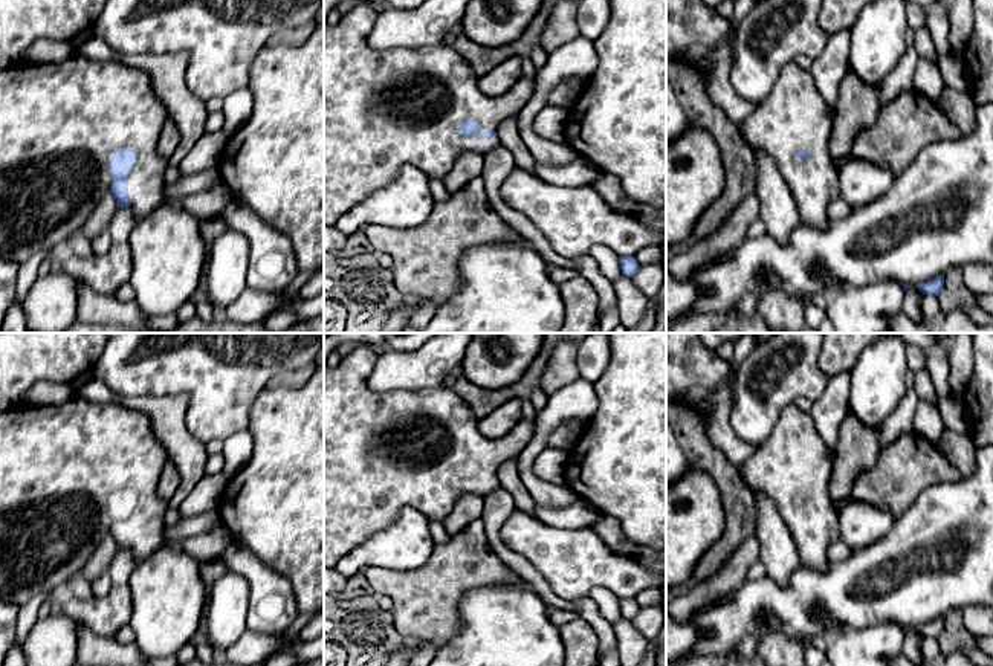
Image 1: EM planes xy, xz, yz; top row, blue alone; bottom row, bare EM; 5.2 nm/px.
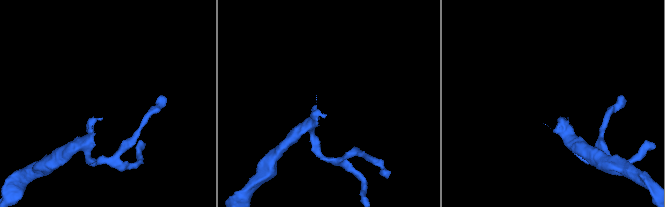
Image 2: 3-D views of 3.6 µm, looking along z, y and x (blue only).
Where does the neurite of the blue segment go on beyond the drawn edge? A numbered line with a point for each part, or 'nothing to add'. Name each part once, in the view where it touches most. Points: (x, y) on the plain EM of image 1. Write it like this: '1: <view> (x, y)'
1: xy (60, 465)

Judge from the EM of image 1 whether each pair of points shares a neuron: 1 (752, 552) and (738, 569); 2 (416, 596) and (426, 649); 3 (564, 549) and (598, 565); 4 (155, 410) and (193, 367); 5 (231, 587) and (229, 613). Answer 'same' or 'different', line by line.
1: same
2: different
3: same
4: different
5: same

